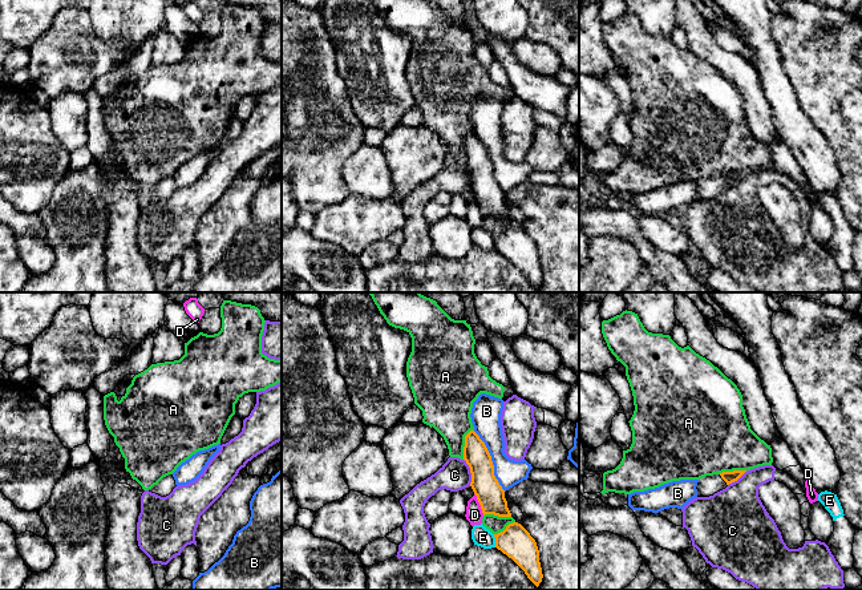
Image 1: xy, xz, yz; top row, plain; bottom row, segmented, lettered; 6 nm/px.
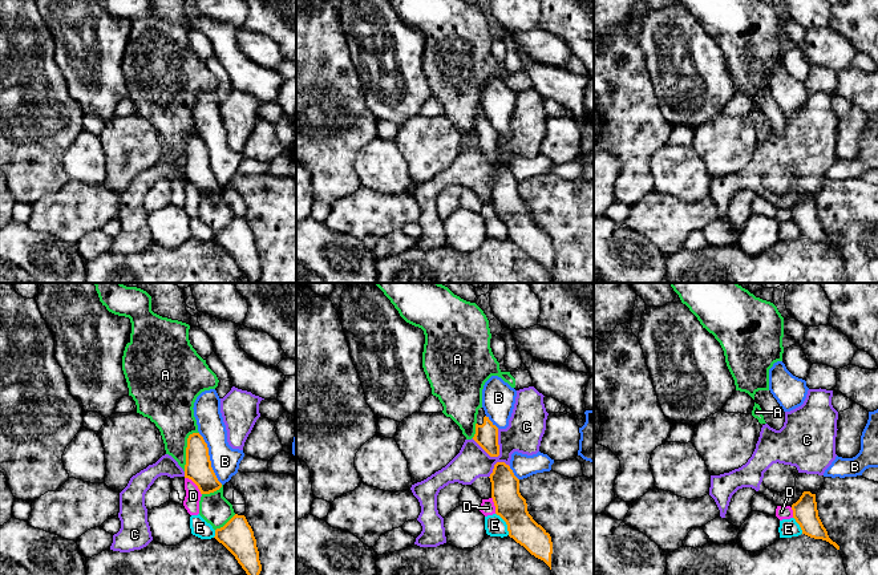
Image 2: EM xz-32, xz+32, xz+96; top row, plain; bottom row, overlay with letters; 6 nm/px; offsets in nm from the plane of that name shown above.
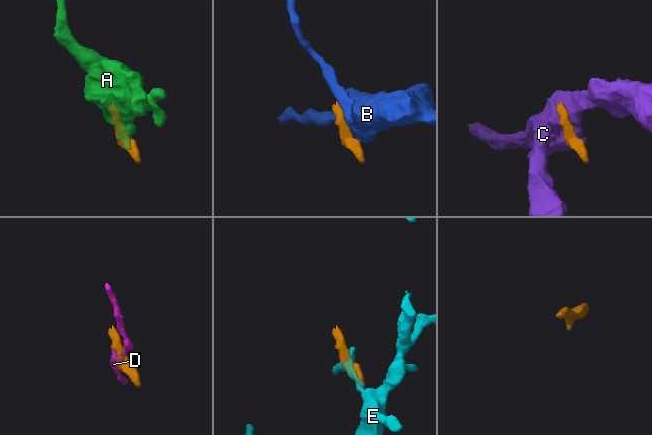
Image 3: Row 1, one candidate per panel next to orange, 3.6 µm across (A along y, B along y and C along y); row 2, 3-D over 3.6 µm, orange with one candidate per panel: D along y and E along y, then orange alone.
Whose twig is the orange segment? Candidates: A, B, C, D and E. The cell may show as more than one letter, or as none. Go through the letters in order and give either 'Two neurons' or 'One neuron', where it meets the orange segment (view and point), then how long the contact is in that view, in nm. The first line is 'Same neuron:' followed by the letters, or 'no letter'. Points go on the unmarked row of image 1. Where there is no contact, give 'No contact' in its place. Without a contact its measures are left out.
Same neuron: no letter
A: Two neurons. Touches orange at xz (465, 146). Shared border 200 nm
B: Two neurons. Touches orange at xz (492, 164). Shared border 420 nm
C: Two neurons. Touches orange at xz (470, 174). Shared border 170 nm
D: Two neurons. Touches orange at xz (480, 206). Shared border 150 nm
E: Two neurons. Touches orange at xz (496, 243). Shared border 80 nm

